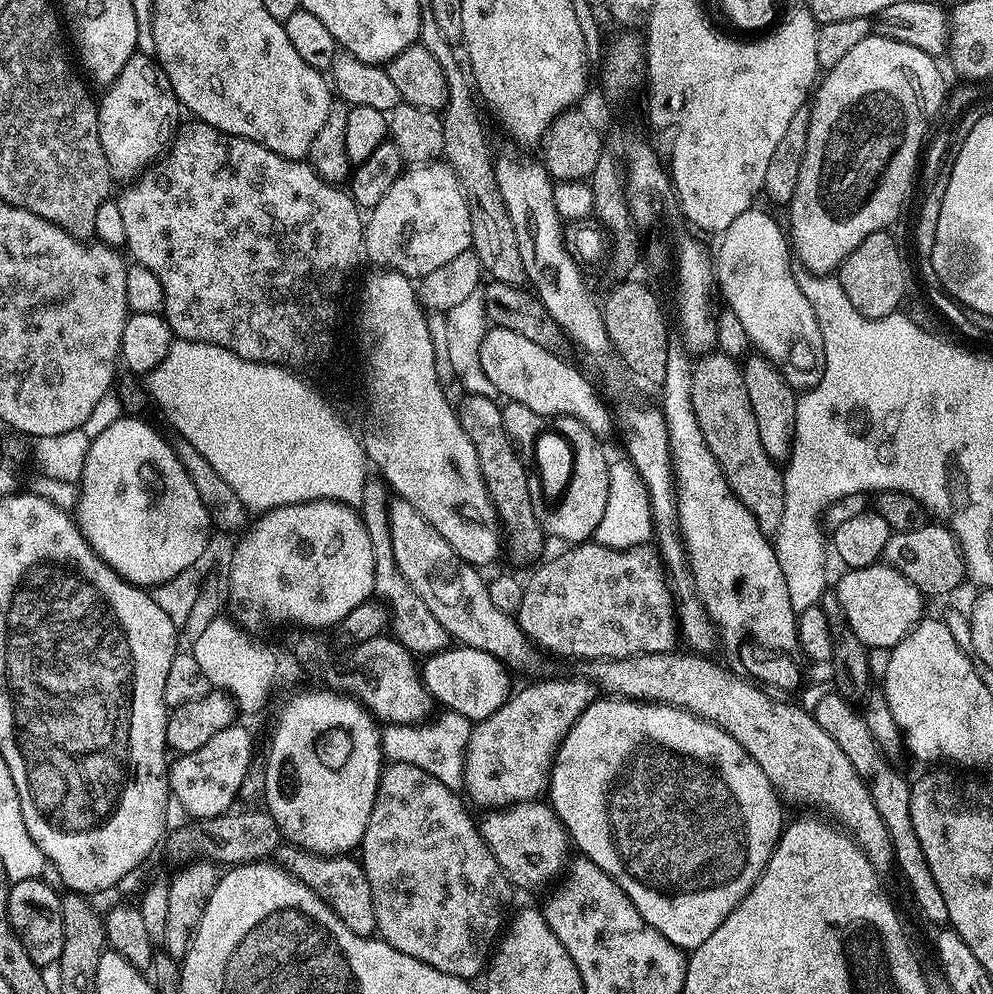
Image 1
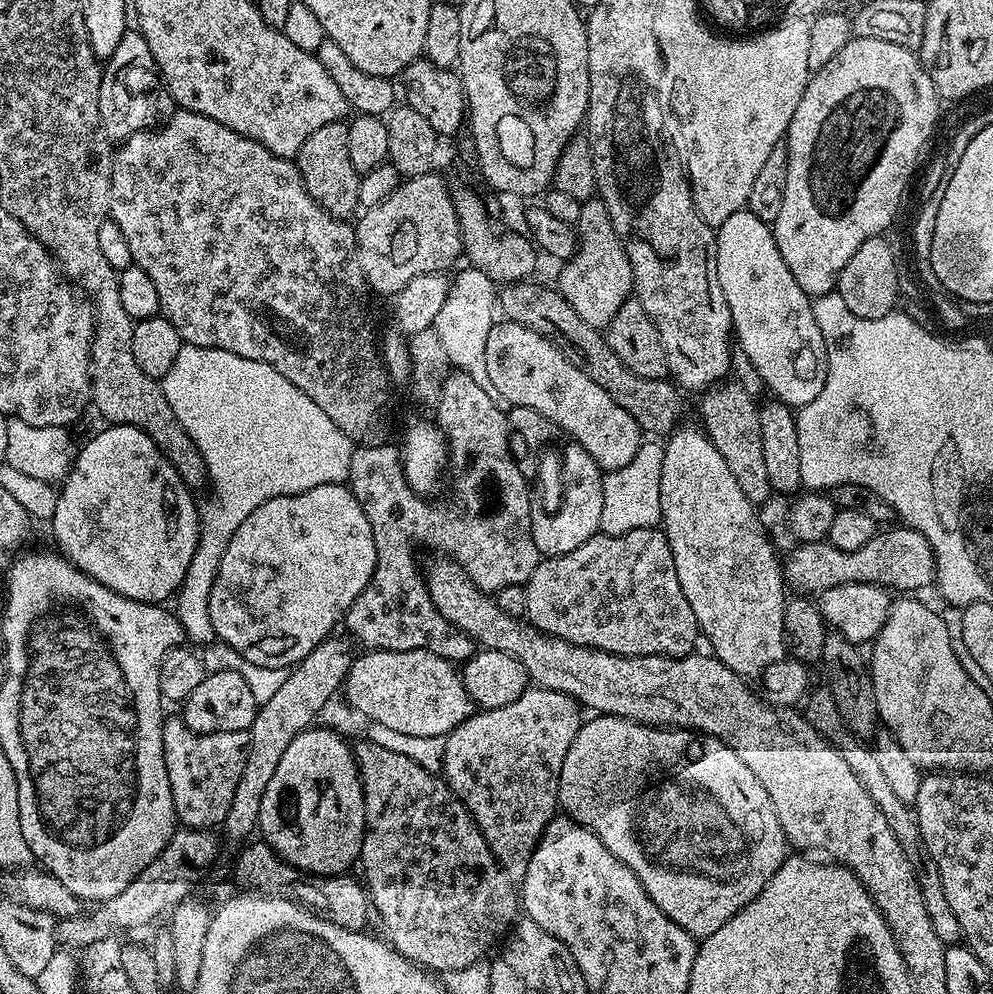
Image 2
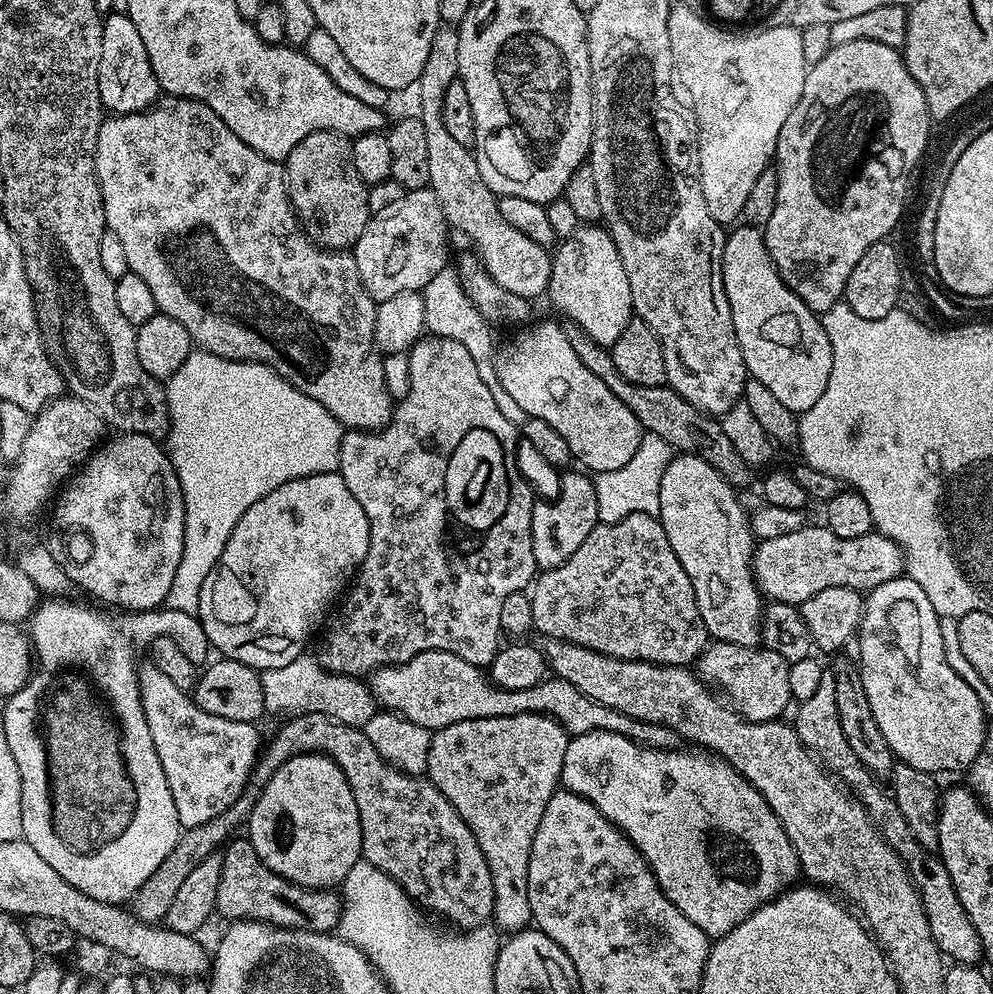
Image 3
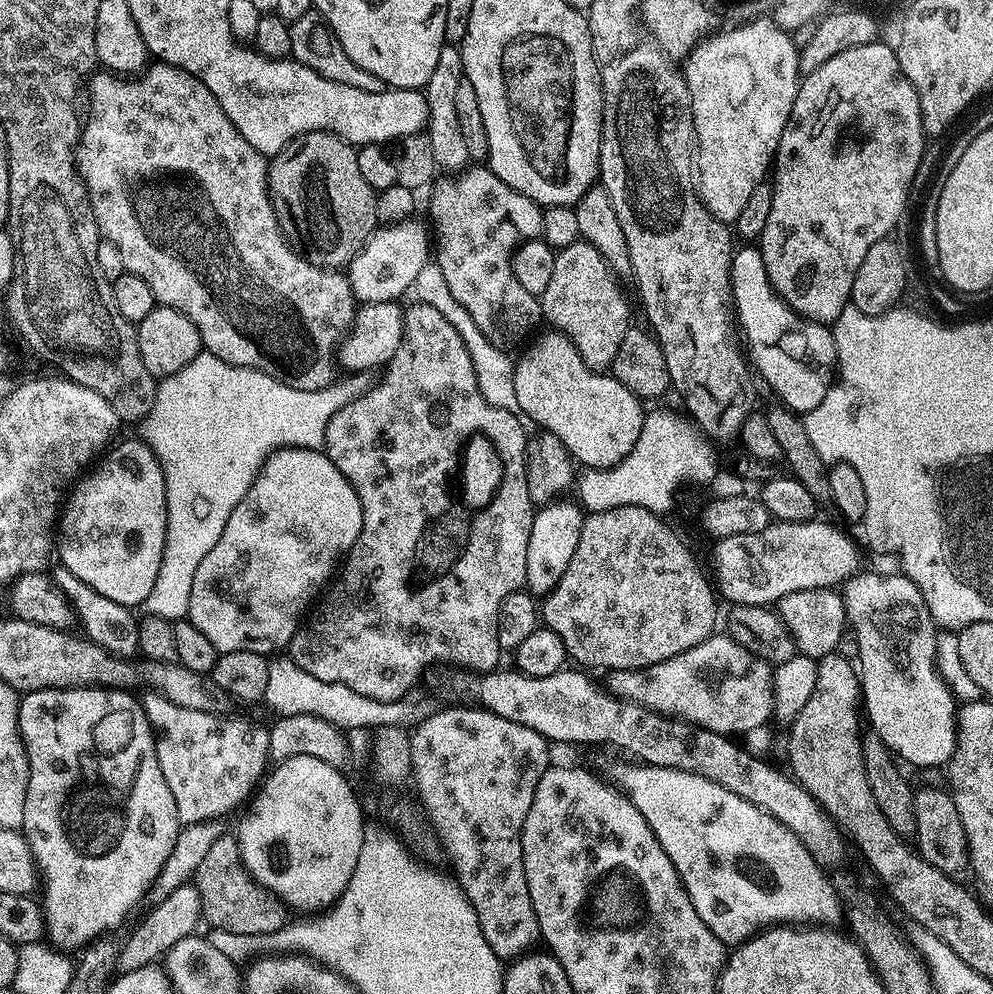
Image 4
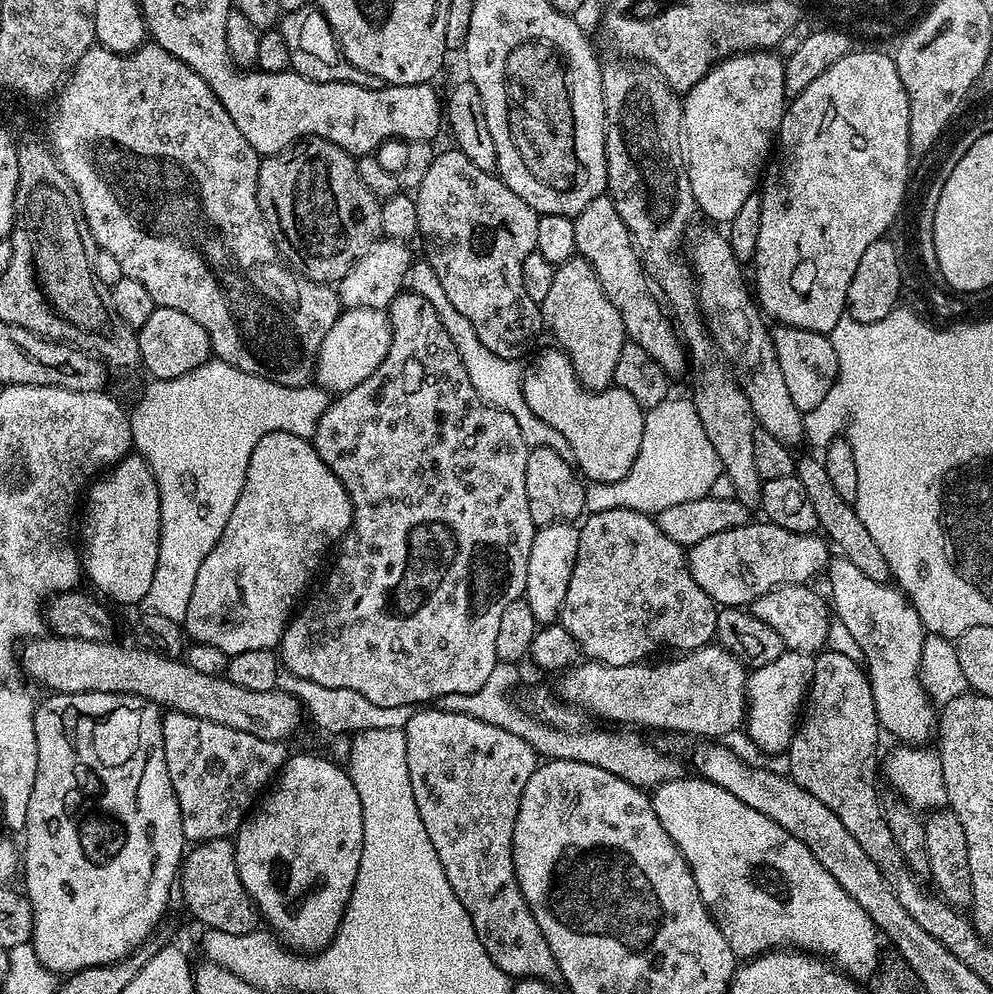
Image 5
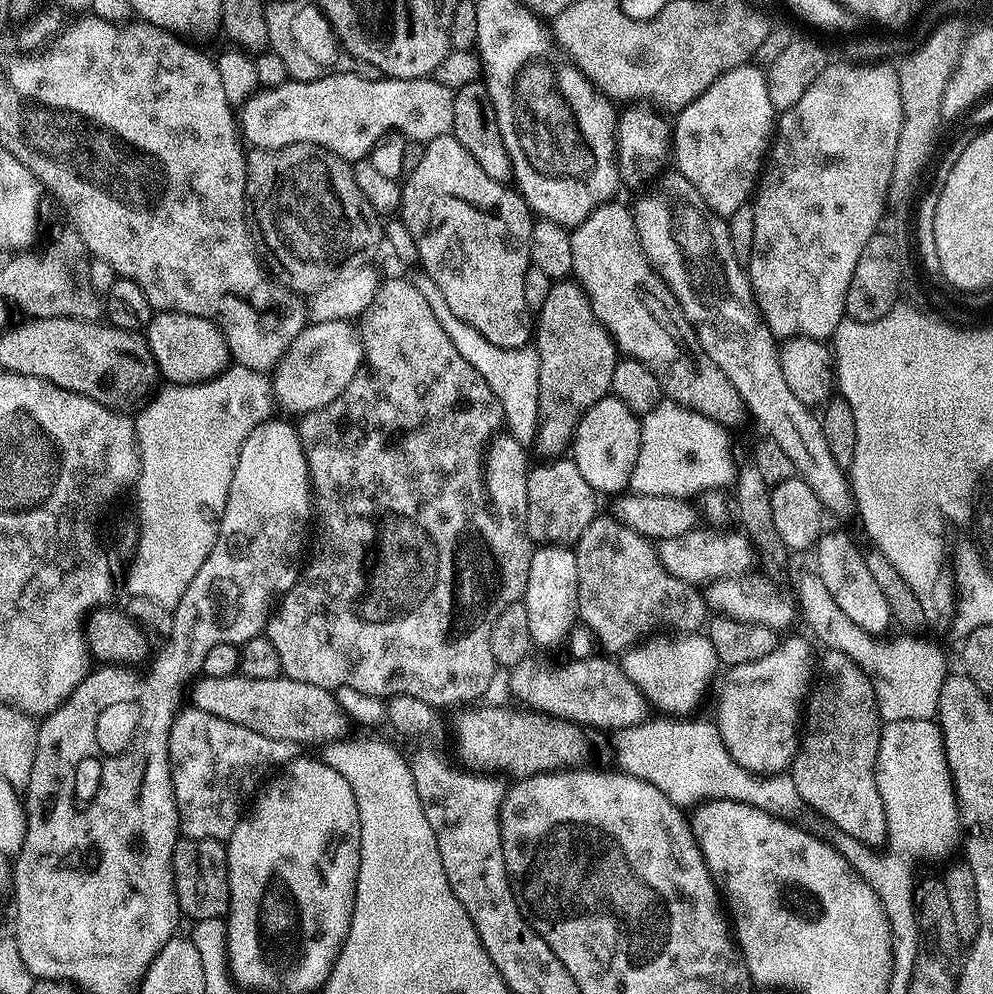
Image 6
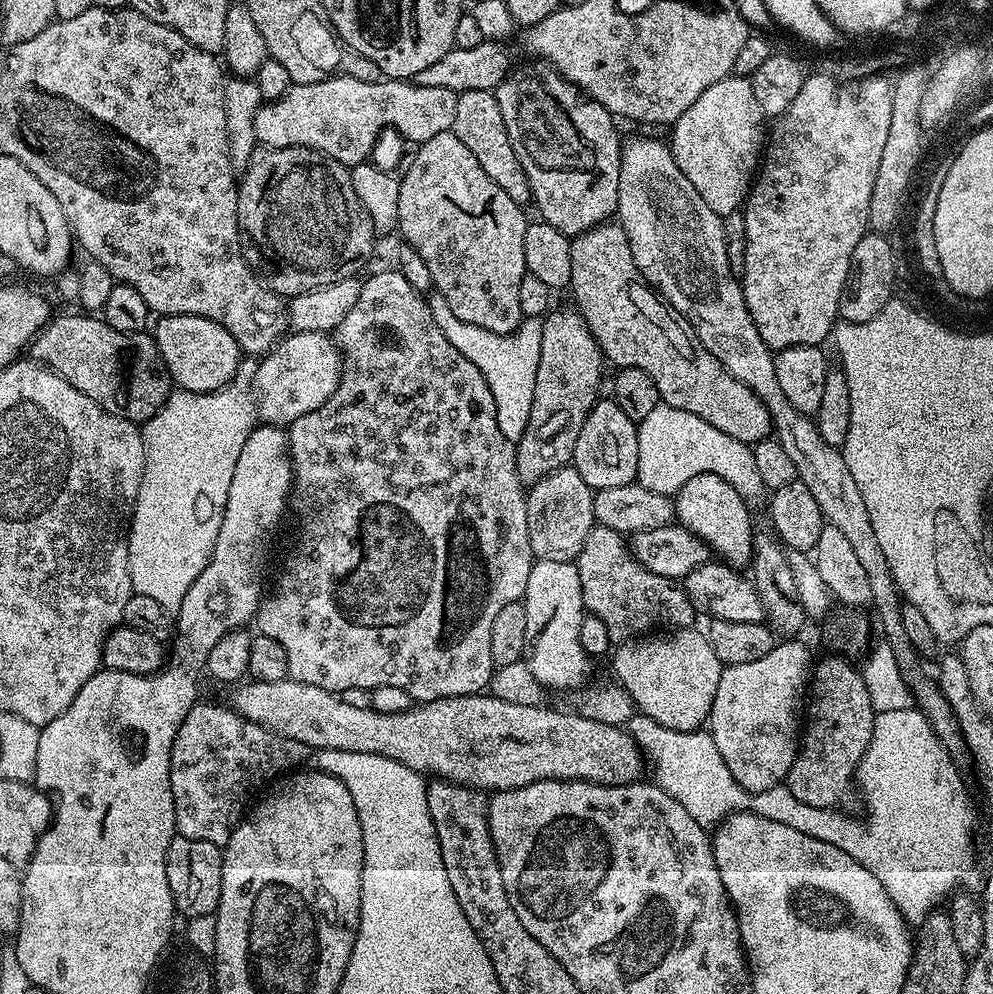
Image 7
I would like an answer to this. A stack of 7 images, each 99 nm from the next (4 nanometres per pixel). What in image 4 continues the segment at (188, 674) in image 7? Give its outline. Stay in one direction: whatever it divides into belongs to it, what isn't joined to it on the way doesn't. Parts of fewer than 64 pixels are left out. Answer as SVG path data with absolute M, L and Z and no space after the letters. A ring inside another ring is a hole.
M315 448L277 449L264 461L255 482L250 486L250 490L230 514L230 518L226 522L226 530L222 530L222 538L218 538L218 542L214 542L214 550L210 550L210 554L206 554L206 558L202 558L198 570L194 570L194 586L190 590L190 606L188 607L187 618L177 620L174 624L183 667L189 668L191 672L208 674L211 673L222 652L250 650L266 657L283 653L280 651L283 648L285 651L291 645L292 639L297 632L301 631L302 621L305 619L304 611L311 606L312 599L316 595L319 597L325 591L326 585L337 575L338 565L355 549L363 525L364 515L362 514L362 506L360 505L358 494L352 489L350 482L345 476L340 473L338 466L334 466L334 462L330 462L328 455Z

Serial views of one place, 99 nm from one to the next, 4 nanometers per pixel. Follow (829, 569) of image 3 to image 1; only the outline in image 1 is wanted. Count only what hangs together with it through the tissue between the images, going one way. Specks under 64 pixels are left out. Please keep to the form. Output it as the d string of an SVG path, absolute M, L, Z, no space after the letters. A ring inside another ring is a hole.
M925 522L918 530L909 530L909 532L893 532L886 542L882 560L894 570L898 570L898 574L906 577L921 594L928 598L944 596L966 580L964 556L960 553L960 545L956 543L956 537L953 536L952 531L940 522Z

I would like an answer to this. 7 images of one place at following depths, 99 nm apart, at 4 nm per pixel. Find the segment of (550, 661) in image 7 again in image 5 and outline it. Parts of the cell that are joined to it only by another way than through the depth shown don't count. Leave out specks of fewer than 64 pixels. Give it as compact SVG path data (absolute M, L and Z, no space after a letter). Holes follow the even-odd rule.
M571 523L545 524L537 527L536 537L530 546L530 562L526 570L524 596L530 610L534 610L537 625L551 624L562 610L566 598L566 586L570 586L570 574L574 574L574 562L578 554L579 531Z

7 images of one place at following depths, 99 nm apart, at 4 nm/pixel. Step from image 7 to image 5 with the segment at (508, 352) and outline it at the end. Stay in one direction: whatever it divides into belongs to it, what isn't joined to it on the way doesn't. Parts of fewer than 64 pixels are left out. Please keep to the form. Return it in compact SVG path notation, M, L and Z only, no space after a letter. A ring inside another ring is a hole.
M413 259L412 265L408 267L406 284L411 291L426 298L426 302L430 302L430 306L434 306L434 310L438 310L438 318L442 322L442 326L446 326L446 334L450 334L450 342L454 342L454 346L458 350L458 358L462 358L462 366L466 366L466 374L470 374L470 386L474 386L476 393L490 407L510 414L510 418L514 418L514 422L518 422L518 430L522 430L522 438L527 442L529 449L549 448L560 456L567 457L570 453L570 442L566 442L566 438L562 438L562 434L558 434L558 430L554 430L554 426L550 426L545 420L538 418L538 414L526 402L526 398L522 394L521 365L515 360L498 358L498 354L490 354L490 350L486 350L486 346L482 346L482 342L478 342L478 334L474 334L474 326L470 326L470 322L466 322L466 318L462 318L462 314L458 314L458 310L452 305L450 298L446 298L446 290L442 290L442 282L438 282L438 274L434 274L434 266L430 266L427 259Z

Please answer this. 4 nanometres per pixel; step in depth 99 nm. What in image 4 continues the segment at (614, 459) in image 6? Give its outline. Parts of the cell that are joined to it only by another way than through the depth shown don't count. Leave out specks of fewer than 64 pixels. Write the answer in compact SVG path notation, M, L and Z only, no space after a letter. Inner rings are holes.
M548 330L545 336L539 336L535 337L536 344L527 345L528 353L514 364L514 390L518 394L520 412L525 417L528 415L538 427L545 428L543 431L547 435L556 436L569 457L585 469L612 468L625 460L638 442L644 425L646 408L640 397L626 390L626 386L622 386L622 382L618 382L612 375L591 368L572 344L570 337L564 333Z

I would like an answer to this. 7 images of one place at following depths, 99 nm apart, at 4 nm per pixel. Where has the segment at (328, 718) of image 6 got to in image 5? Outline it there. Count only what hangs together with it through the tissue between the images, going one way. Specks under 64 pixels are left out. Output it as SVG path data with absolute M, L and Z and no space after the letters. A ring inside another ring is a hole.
M44 634L39 638L32 638L23 645L22 651L18 656L18 664L24 672L32 680L37 680L44 688L52 688L53 693L67 694L69 692L117 692L118 694L130 694L131 696L141 696L150 702L159 704L161 709L171 710L173 712L181 712L182 714L190 714L194 718L206 718L206 722L218 722L218 726L230 726L234 730L246 730L246 734L254 734L258 738L266 738L267 740L279 740L281 742L287 741L287 736L292 736L300 728L300 716L302 720L302 709L300 702L292 697L288 692L281 692L273 690L270 692L263 692L262 690L242 690L242 686L234 686L234 682L230 682L224 676L211 676L210 674L202 674L200 669L191 668L187 662L180 658L173 658L171 656L163 656L157 652L150 651L149 648L141 648L133 646L127 648L124 644L116 644L117 642L109 642L106 640L99 640L98 642L86 642L82 638L66 638L65 636L58 636L55 634Z

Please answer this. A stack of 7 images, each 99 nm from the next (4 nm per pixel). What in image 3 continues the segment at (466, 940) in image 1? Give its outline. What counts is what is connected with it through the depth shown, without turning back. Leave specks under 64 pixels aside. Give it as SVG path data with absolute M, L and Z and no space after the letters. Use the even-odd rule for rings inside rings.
M297 712L285 720L288 721L261 751L244 793L222 814L210 816L201 824L181 831L174 850L166 854L162 866L158 866L136 891L130 904L132 915L147 924L159 925L190 870L194 870L198 862L210 858L210 854L221 851L237 835L236 827L247 821L262 790L277 770L295 756L319 754L328 756L342 770L354 794L354 802L358 802L363 859L397 880L421 909L445 916L452 923L449 925L457 929L477 928L492 920L494 882L490 878L490 866L486 866L486 858L482 858L482 850L474 834L470 834L470 826L462 822L458 810L446 802L431 780L389 764L357 725L338 722L321 712Z

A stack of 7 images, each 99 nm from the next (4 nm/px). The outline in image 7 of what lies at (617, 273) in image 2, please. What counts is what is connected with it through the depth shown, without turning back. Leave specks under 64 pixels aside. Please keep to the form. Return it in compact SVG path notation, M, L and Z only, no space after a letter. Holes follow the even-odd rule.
M553 307L548 315L543 317L540 326L540 357L538 374L534 378L534 402L530 406L530 418L522 438L515 441L516 469L521 484L525 486L537 484L542 478L546 478L546 474L559 468L567 468L572 464L578 434L601 395L600 379L604 376L604 368L606 369L606 361L600 353L598 342L594 334L590 334L586 322L575 307Z

